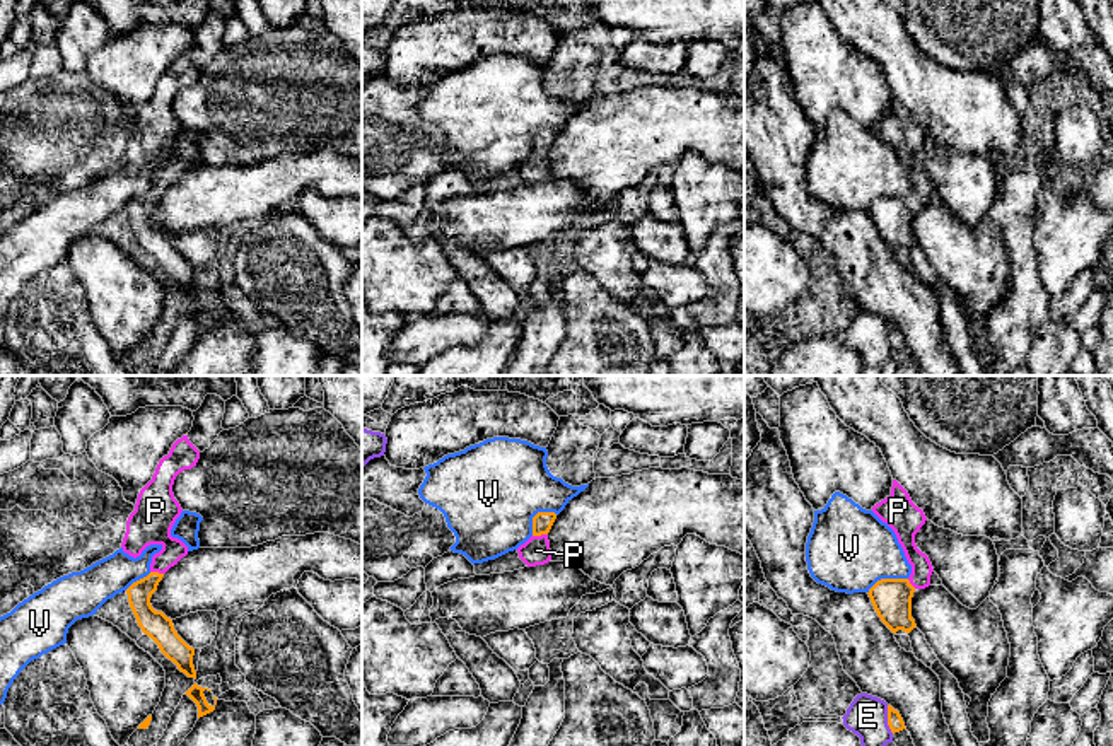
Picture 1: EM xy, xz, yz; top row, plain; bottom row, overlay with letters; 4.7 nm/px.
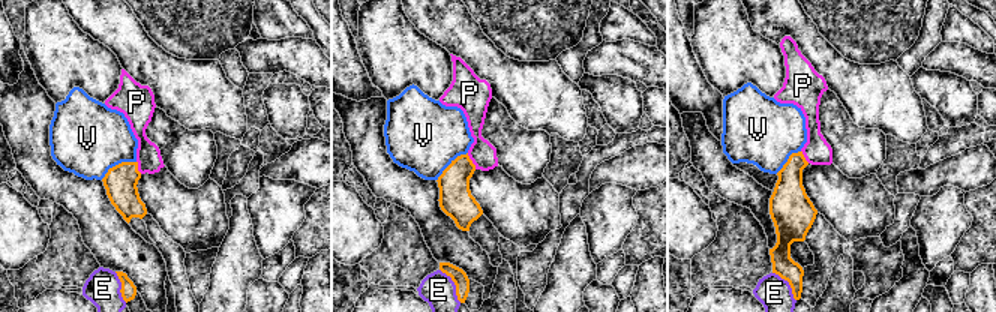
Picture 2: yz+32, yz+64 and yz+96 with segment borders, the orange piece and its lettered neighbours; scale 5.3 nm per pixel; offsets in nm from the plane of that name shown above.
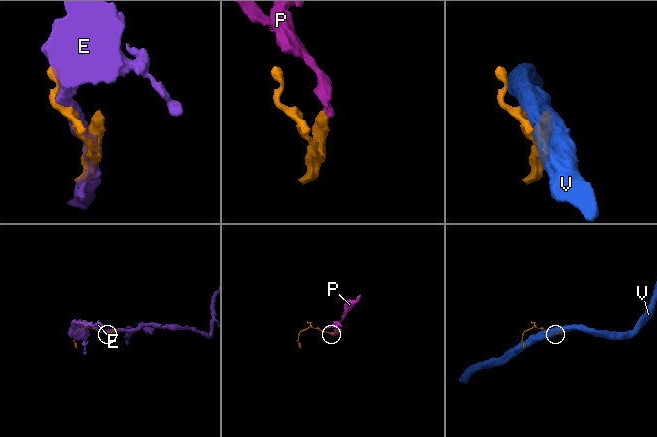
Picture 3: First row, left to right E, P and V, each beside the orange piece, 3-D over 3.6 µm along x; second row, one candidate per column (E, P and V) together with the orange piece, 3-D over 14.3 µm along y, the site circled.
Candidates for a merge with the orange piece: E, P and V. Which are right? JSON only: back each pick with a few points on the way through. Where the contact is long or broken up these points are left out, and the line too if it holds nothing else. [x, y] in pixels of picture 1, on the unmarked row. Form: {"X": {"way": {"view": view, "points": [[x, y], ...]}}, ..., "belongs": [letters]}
{"P": {"way": {"view": "xz", "points": [[541, 140], [540, 152], [536, 168]]}}, "belongs": ["P"]}

